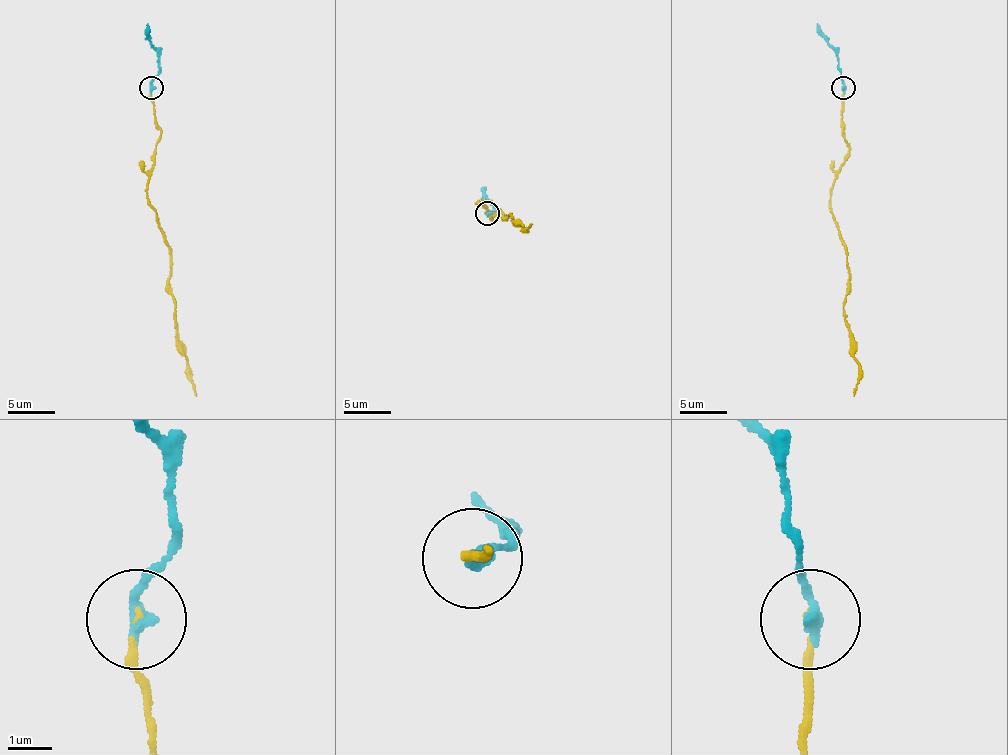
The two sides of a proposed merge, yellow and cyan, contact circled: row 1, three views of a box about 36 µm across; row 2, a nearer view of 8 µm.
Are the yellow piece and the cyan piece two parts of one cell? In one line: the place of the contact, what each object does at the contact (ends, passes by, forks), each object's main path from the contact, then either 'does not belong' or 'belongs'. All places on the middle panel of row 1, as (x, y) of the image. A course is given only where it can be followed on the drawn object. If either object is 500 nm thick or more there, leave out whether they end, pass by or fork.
place (487, 213); yellow ends; cyan ends; course yellow (486, 214), (496, 214), (491, 218), (482, 202), (484, 199), (505, 218), (510, 214), (524, 228), (531, 223); course cyan (486, 214), (493, 211), (493, 207), (484, 188); does not belong

